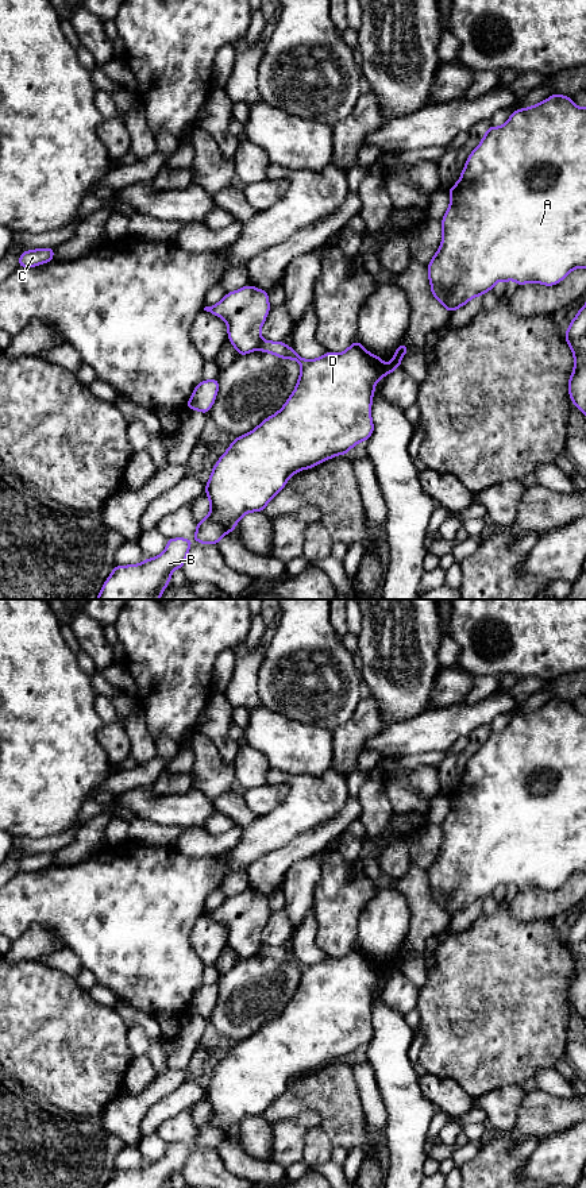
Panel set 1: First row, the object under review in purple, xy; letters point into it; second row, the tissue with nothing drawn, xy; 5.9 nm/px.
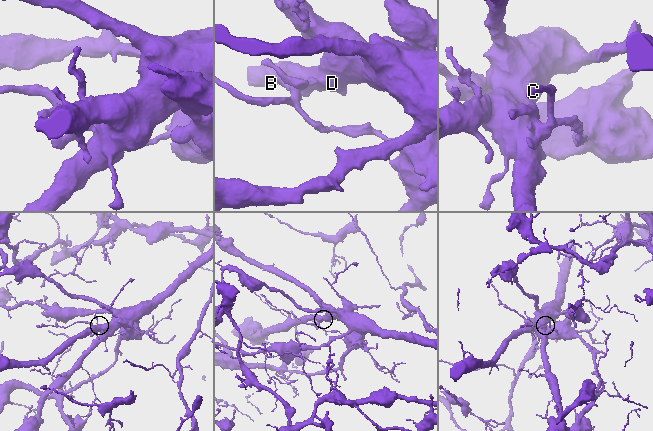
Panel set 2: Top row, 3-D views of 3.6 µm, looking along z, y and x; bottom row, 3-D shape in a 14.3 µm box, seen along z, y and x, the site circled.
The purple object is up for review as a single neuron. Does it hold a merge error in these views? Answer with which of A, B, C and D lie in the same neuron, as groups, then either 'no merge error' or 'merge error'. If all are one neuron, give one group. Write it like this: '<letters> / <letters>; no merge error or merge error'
A B D / C; merge error

